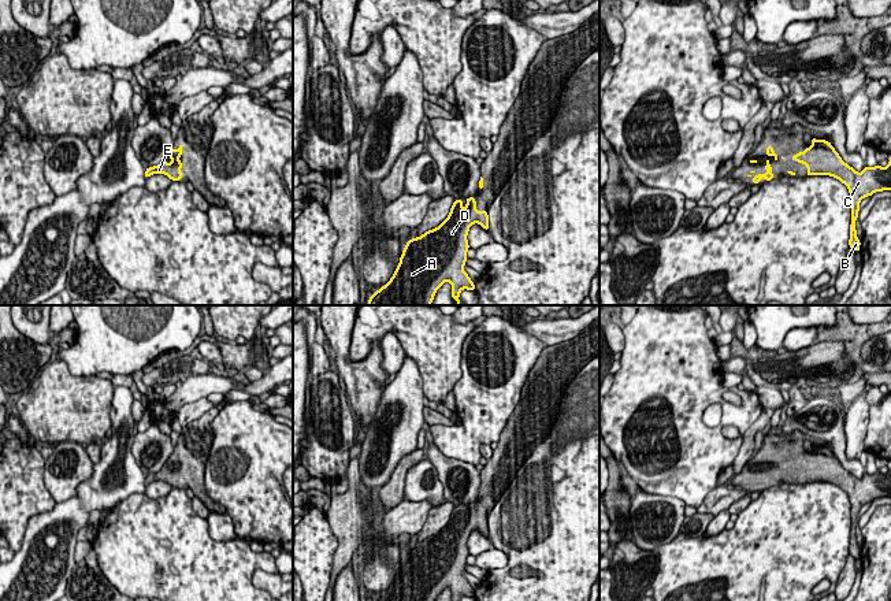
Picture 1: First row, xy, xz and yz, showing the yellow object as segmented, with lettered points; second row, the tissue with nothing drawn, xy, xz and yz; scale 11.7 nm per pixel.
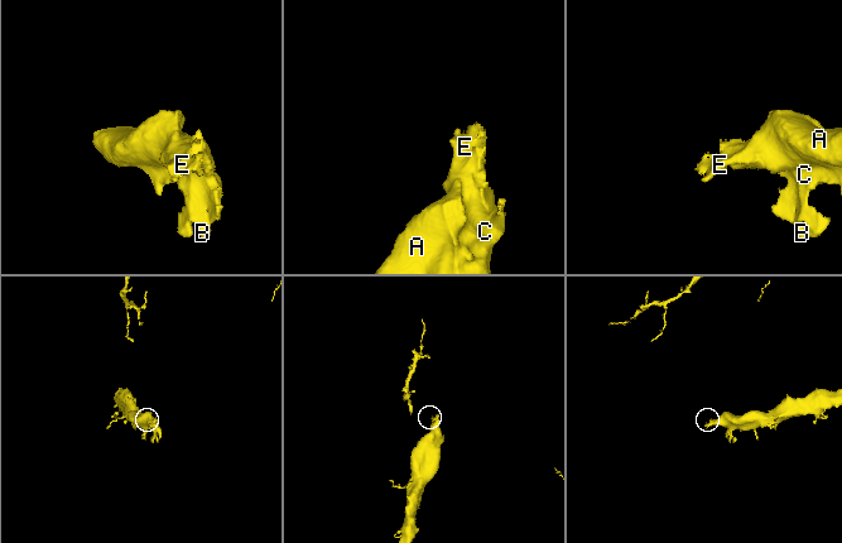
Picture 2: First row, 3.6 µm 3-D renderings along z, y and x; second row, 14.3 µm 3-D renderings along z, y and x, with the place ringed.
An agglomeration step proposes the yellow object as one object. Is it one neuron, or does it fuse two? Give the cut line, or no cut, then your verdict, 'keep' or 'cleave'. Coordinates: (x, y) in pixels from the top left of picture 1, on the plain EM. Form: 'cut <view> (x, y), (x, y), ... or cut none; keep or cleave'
cut none; keep

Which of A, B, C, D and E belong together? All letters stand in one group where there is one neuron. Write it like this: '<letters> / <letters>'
A B C D E

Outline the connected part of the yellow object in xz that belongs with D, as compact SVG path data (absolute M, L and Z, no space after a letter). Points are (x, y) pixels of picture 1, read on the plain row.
M475 504L454 507L448 524L435 535L411 545L390 587L374 601L435 601L449 587L452 601L475 597L475 590L463 576L468 538L474 530L489 538L487 517L478 517Z

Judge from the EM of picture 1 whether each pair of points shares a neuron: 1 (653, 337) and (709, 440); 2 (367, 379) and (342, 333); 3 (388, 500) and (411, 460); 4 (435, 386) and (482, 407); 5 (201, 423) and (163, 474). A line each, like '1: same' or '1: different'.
1: same
2: same
3: same
4: different
5: same

